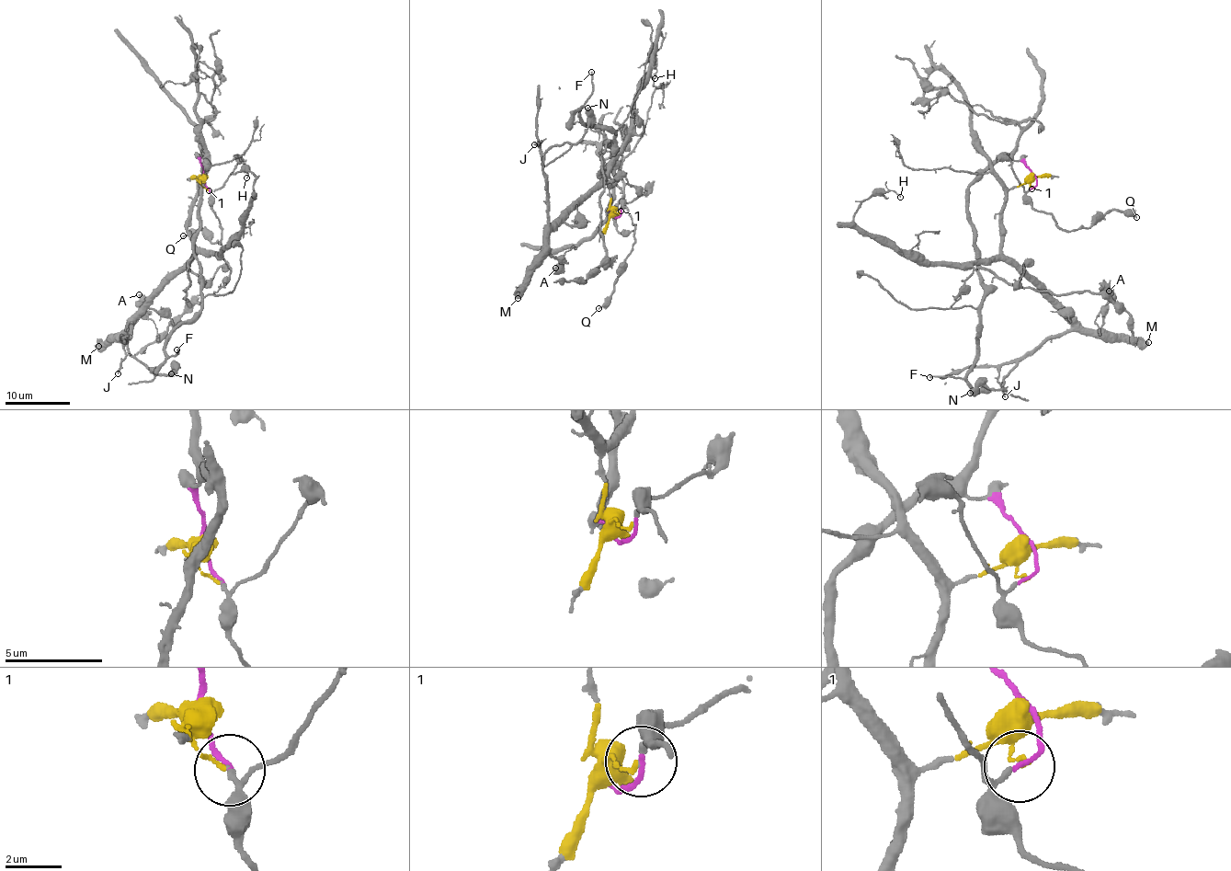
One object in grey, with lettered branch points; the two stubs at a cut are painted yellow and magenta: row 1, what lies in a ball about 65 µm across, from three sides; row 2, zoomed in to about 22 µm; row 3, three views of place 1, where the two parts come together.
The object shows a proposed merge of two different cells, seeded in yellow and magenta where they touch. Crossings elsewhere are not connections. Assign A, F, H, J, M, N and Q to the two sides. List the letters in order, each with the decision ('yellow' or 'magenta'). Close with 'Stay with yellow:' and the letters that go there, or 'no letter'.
A: yellow
F: magenta
H: yellow
J: yellow
M: yellow
N: yellow
Q: magenta
Stay with yellow: A, H, J, M, N

